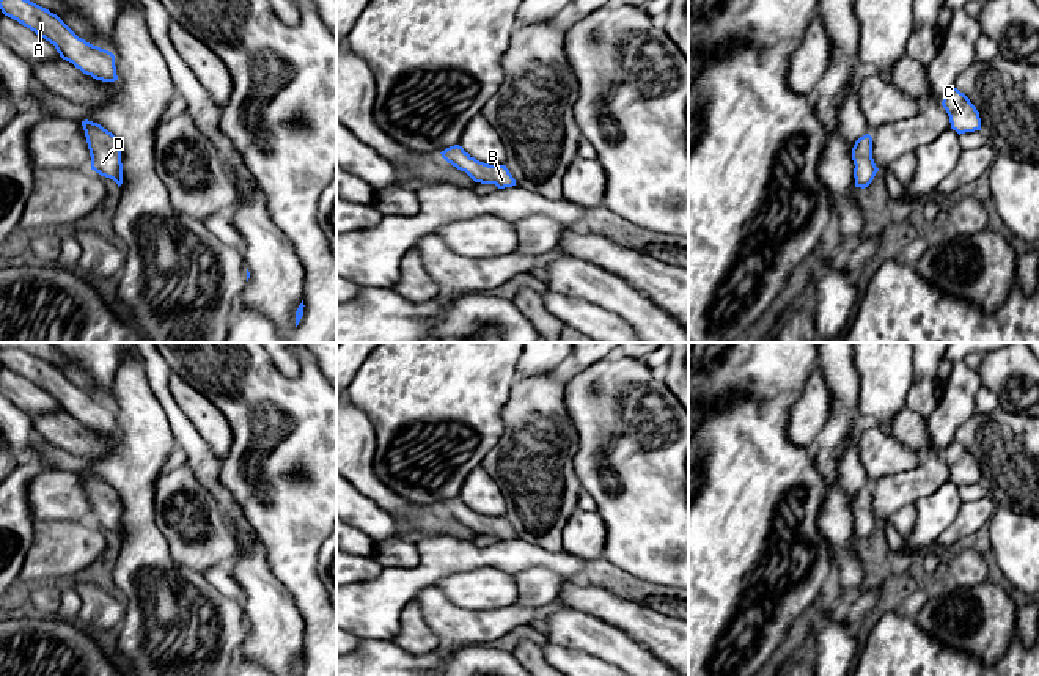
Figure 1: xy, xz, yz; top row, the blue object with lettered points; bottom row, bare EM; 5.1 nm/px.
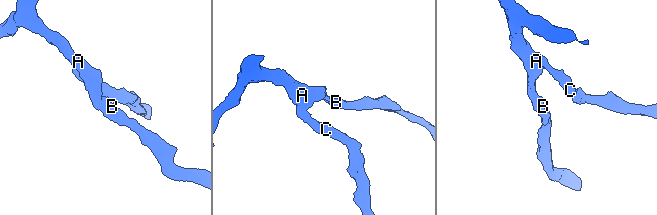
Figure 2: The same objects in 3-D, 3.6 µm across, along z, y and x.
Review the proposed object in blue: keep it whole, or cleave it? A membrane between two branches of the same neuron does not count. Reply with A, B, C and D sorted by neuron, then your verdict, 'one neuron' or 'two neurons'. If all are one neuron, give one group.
A B C D | one neuron

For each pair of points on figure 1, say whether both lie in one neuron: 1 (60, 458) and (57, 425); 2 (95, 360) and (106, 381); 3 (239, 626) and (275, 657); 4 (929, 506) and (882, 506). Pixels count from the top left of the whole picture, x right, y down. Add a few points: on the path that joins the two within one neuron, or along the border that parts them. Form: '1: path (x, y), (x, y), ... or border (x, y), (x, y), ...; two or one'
1: border (35, 433), (52, 445), (93, 461); two
2: path (99, 365), (104, 376); one
3: border (247, 634), (238, 645); two
4: border (947, 483), (921, 495), (914, 503); two

